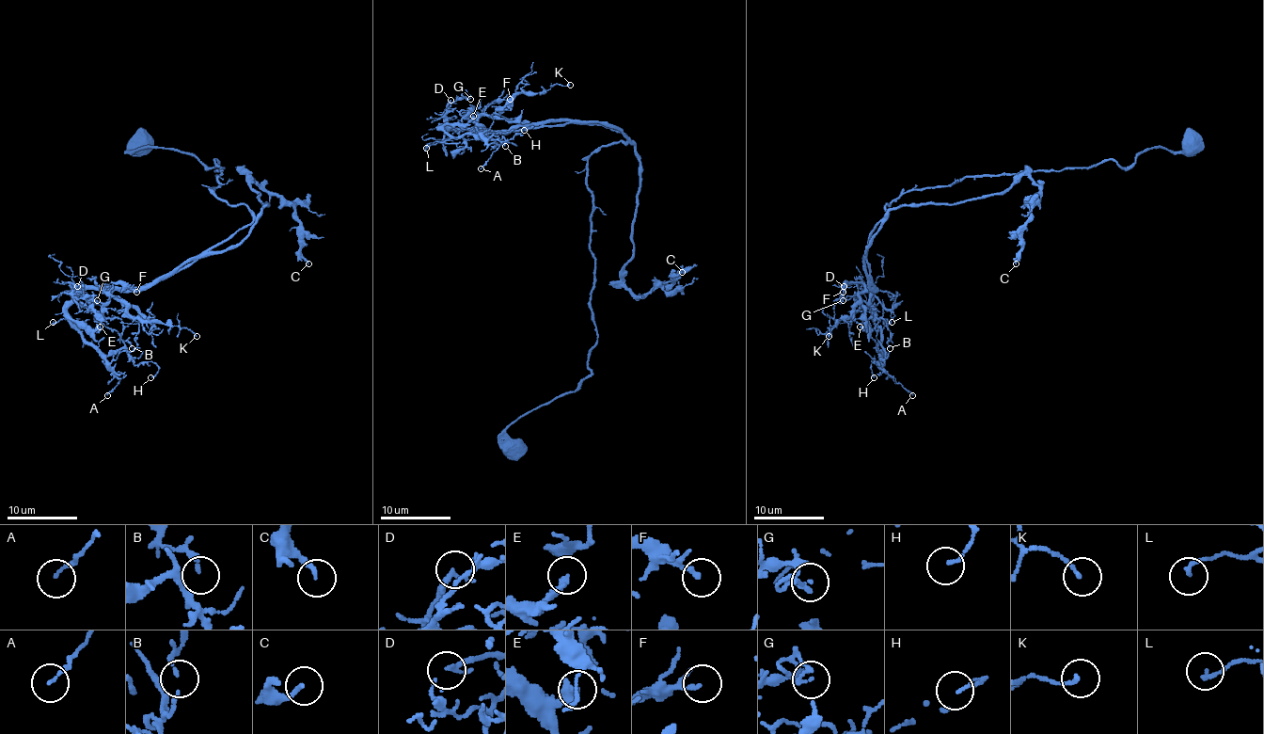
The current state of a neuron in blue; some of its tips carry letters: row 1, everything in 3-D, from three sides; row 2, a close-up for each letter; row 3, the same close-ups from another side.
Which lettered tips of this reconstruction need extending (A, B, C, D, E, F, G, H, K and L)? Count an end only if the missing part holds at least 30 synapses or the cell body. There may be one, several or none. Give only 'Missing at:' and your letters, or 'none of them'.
Missing at: none of them

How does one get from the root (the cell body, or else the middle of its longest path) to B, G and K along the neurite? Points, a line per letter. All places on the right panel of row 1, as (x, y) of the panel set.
B: (1193, 145), (1154, 147), (1126, 167), (1110, 159), (963, 176), (886, 204), (867, 262), (890, 348)
G: (1193, 145), (1154, 147), (1126, 167), (1110, 159), (907, 190), (868, 237), (874, 288), (843, 300)
K: (1193, 145), (1154, 147), (1126, 167), (1110, 159), (907, 190), (868, 237), (874, 288), (829, 336)

